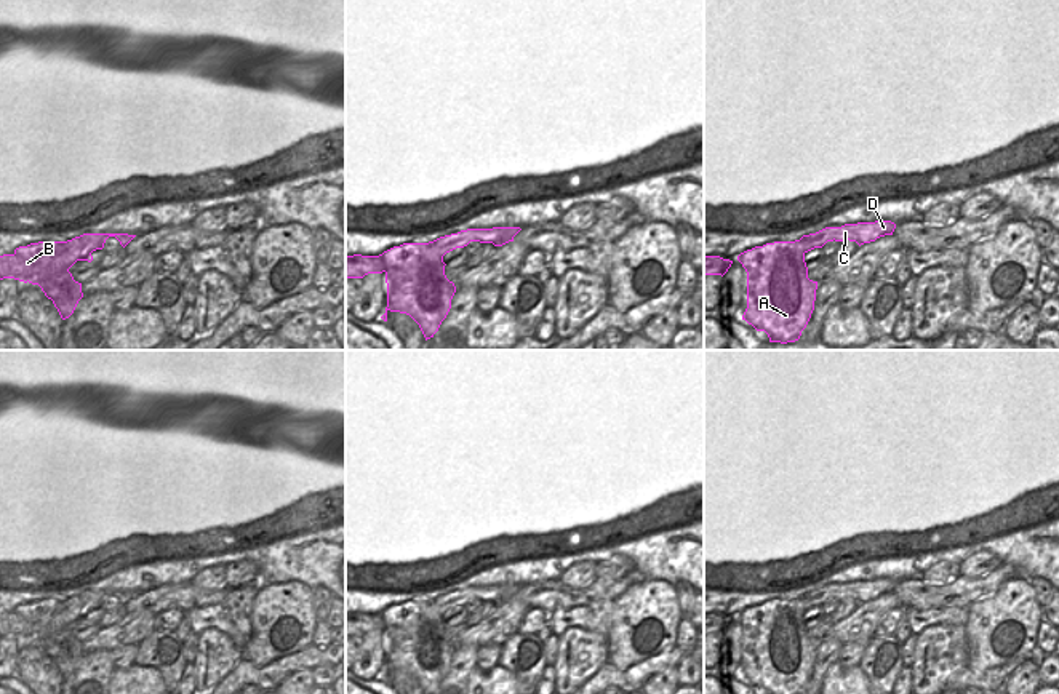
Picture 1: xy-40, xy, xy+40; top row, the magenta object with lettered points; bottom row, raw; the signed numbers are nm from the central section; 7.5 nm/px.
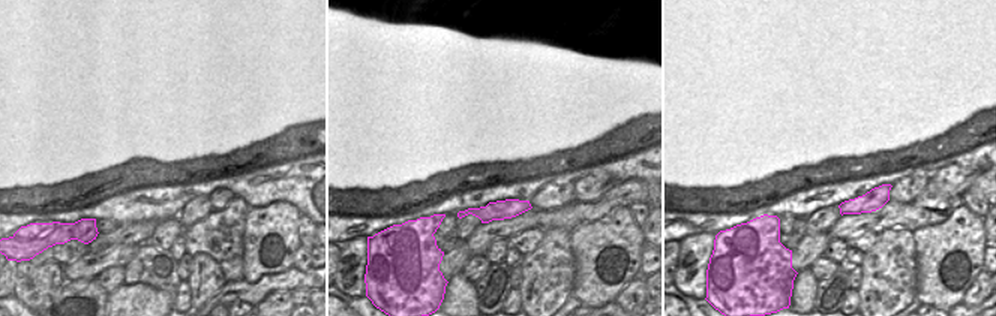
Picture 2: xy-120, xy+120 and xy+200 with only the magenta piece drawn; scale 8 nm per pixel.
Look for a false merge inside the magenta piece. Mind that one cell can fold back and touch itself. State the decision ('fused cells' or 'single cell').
fused cells

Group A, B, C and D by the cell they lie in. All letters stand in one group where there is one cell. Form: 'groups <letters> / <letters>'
groups A / B C D

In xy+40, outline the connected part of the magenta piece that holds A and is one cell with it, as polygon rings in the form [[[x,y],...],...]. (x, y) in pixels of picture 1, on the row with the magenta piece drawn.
[[[774,241],[737,256],[747,272],[747,309],[742,320],[765,331],[769,342],[798,341],[814,310],[817,281],[808,278],[805,253],[805,246],[795,241]]]

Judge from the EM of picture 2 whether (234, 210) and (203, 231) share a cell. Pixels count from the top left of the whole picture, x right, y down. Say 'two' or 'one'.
one

